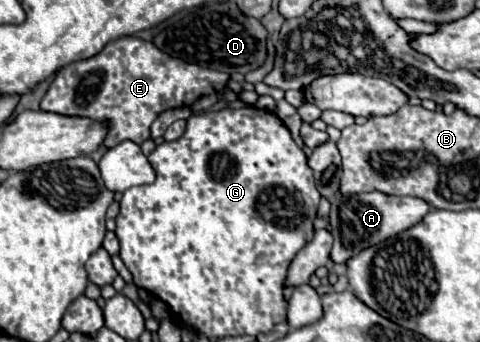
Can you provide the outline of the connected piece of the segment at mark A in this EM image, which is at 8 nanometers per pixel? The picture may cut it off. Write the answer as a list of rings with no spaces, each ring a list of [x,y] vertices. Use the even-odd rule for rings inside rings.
[[[379,191],[361,193],[361,195],[337,195],[331,201],[331,235],[333,235],[333,249],[331,259],[333,263],[345,263],[349,257],[355,257],[361,249],[369,245],[377,245],[413,225],[417,225],[429,211],[429,205],[419,197],[395,197],[385,195]]]

